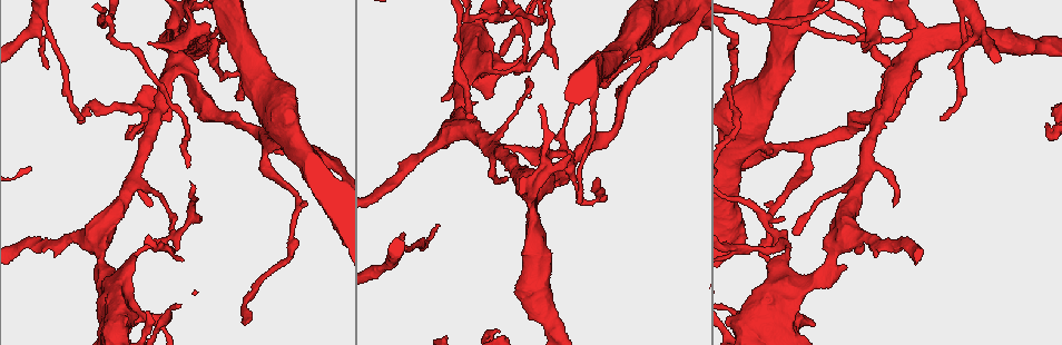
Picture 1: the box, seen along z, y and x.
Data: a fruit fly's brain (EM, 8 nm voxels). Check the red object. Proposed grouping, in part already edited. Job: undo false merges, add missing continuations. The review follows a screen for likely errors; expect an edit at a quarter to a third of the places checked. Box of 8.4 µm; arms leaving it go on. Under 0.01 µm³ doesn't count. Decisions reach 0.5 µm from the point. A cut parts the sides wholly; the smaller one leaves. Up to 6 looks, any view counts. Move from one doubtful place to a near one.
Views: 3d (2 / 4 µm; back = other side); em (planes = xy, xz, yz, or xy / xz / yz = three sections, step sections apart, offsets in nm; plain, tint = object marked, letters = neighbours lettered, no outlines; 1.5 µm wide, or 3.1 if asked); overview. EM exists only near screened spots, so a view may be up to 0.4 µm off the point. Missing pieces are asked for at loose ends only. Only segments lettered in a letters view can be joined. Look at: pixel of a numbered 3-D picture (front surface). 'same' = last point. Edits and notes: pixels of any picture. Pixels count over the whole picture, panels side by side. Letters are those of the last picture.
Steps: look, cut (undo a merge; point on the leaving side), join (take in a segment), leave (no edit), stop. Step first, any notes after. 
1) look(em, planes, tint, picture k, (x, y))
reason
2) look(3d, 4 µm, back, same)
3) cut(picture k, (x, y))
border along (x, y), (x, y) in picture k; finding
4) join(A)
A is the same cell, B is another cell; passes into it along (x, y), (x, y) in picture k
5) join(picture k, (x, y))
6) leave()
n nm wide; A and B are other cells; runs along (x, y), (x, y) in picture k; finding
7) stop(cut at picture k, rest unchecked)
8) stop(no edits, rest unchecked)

look(3d, 4 µm, picture 1, (647, 22))
branch stops here

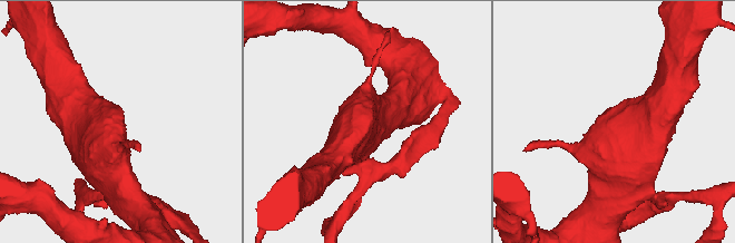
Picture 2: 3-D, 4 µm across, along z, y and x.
look(em, planes, plain, picture 2, (122, 113))
need the tissue

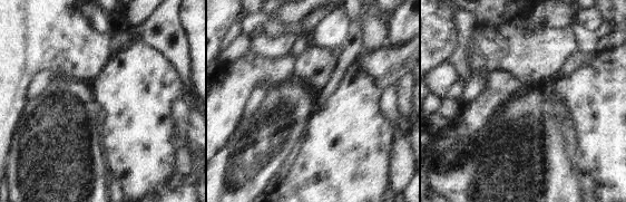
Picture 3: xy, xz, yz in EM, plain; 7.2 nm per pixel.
look(em, planes, letters, same)

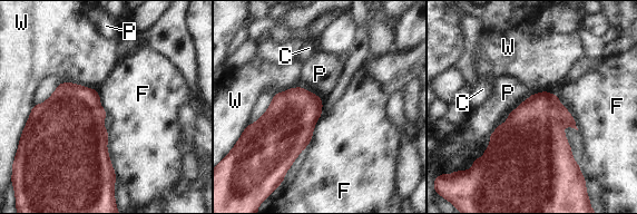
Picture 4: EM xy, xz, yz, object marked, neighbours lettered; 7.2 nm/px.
leave()
C, F, P and W are other cells; border along (547, 91), (557, 96), (578, 129) in picture 4; no lettered segment goes on from it

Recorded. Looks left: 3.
look(3d, 2 µm, picture 1, (741, 251))

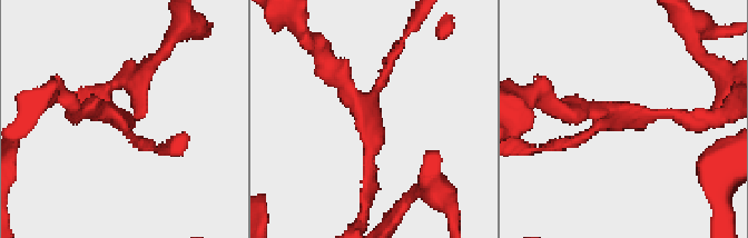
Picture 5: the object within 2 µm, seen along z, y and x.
look(em, yz, step 4, letters, picture 5, (624, 118))

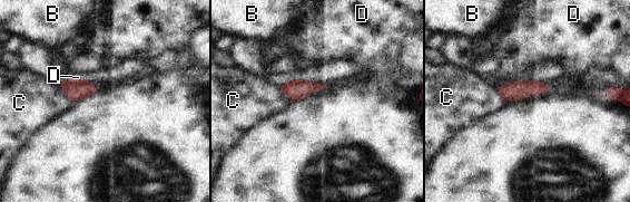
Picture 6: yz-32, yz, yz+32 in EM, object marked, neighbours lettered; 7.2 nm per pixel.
leave()
B, C and D are other cells; continuous, no second neuron

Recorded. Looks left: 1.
stop(no edits, rest unchecked)

